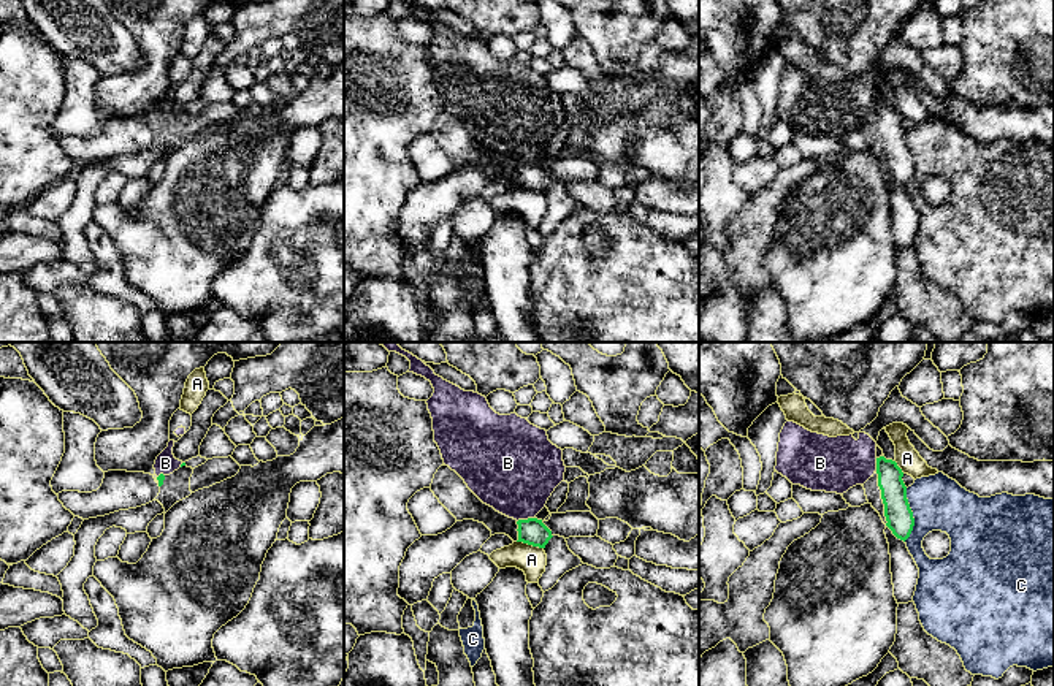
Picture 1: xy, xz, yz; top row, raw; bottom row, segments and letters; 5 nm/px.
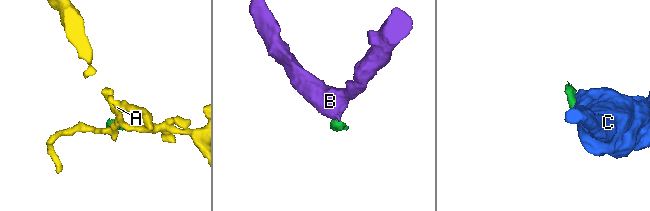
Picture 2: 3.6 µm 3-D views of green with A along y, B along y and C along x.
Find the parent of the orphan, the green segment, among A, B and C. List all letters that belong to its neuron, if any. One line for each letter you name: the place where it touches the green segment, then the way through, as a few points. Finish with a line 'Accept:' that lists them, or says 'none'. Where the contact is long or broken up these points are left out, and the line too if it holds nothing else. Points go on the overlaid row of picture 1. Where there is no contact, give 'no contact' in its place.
Accept: none

